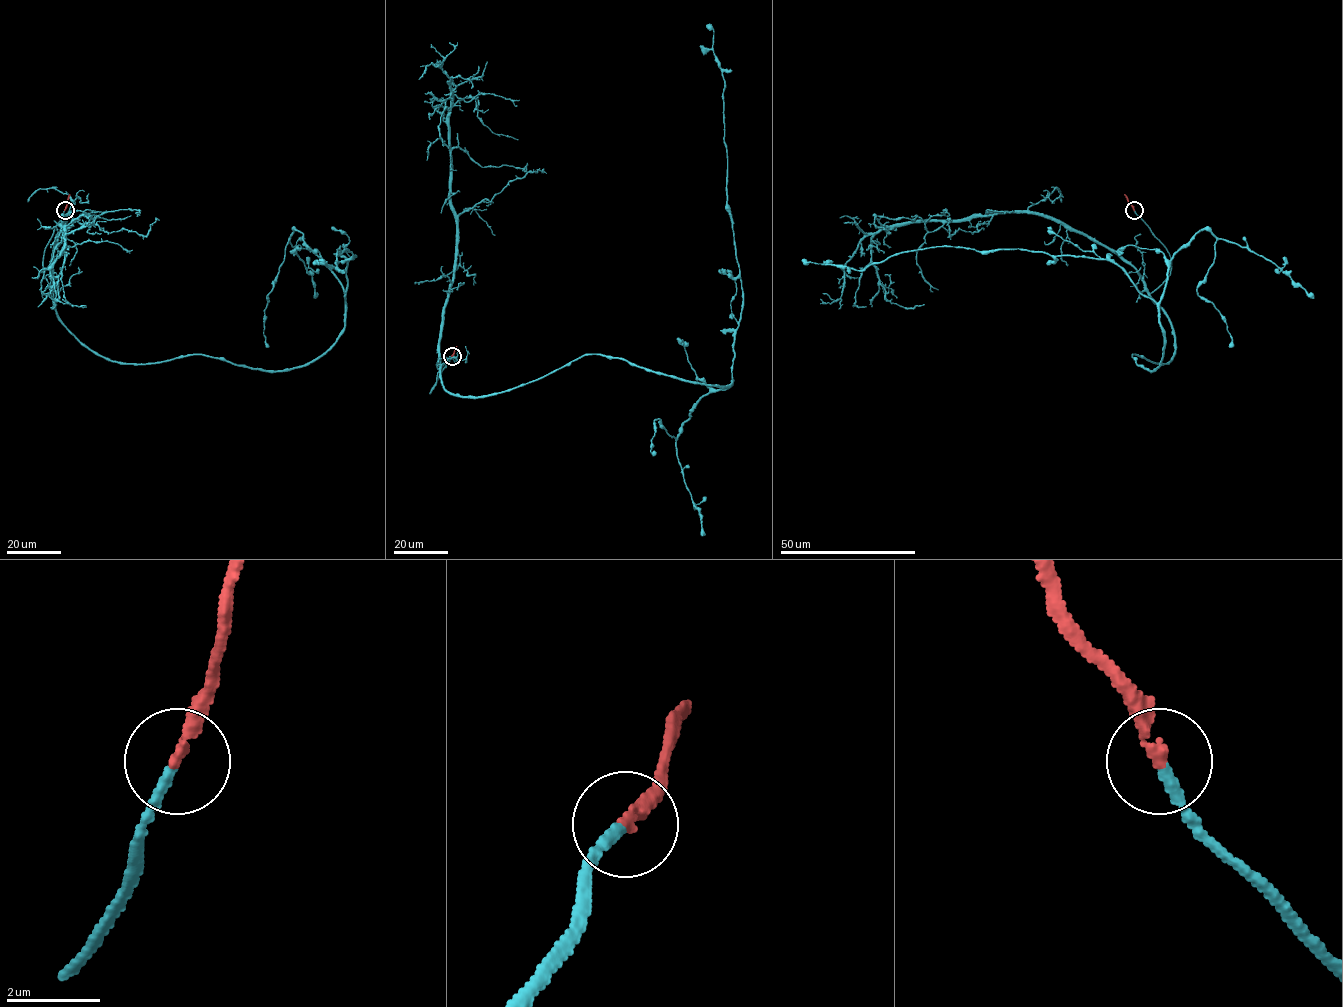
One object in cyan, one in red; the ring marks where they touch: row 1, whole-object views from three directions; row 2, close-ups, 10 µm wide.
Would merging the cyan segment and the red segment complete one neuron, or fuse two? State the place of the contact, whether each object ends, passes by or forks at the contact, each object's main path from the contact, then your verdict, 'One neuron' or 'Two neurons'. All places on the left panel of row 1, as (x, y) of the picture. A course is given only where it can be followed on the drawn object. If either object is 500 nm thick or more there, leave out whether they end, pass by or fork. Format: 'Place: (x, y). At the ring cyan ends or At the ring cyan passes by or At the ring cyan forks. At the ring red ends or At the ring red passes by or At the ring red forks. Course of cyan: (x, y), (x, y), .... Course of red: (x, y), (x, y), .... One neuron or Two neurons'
Place: (65, 210). At the ring cyan ends. At the ring red ends. Course of cyan: (64, 210), (43, 258), (54, 309), (125, 363), (312, 363), (344, 328), (355, 256), (319, 259). Course of red: (65, 210), (69, 194). One neuron

